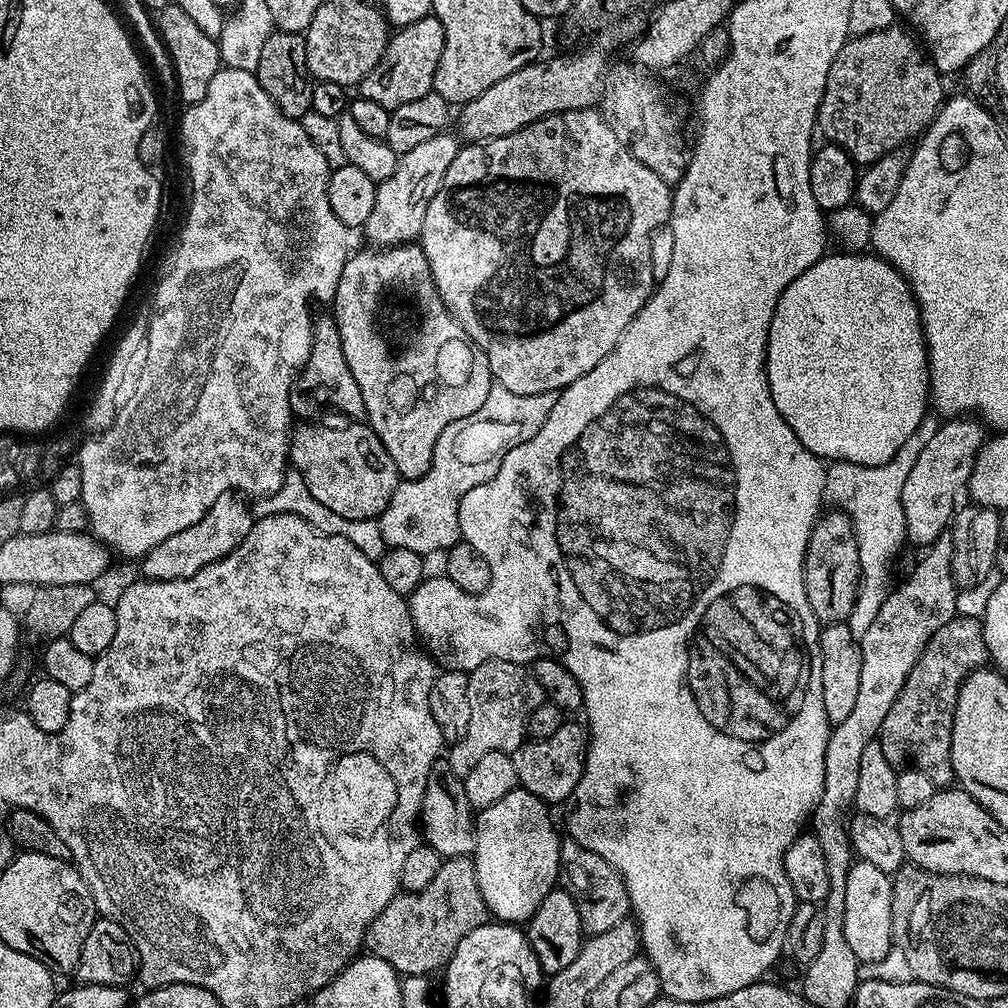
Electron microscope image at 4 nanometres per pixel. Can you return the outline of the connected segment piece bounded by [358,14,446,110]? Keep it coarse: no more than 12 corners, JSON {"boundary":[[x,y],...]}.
{"boundary":[[396,28],[359,95],[390,110],[432,91],[446,34]]}

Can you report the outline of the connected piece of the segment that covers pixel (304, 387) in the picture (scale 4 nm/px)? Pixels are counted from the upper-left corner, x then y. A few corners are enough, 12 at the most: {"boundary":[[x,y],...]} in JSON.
{"boundary":[[331,315],[315,317],[312,349],[296,378],[292,411],[337,408],[364,416]]}

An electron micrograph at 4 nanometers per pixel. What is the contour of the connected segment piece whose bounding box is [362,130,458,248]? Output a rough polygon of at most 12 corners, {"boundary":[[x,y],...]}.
{"boundary":[[451,131],[414,146],[379,181],[362,235],[415,241],[458,143]]}

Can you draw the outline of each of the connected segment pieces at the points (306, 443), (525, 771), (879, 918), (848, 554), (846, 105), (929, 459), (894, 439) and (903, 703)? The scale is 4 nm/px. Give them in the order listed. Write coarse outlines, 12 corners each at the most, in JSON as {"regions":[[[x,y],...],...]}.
{"regions":[[[367,422],[291,433],[326,510],[383,517],[402,477]],[[565,722],[511,753],[517,785],[549,806],[571,801],[588,729]],[[857,859],[844,933],[861,964],[892,943],[892,882]],[[825,511],[804,551],[821,625],[847,621],[860,592],[852,519]],[[900,26],[851,37],[819,131],[871,162],[930,127],[941,72]],[[948,418],[902,488],[904,530],[945,535],[986,439],[979,419]],[[840,250],[768,327],[768,385],[825,462],[882,466],[930,412],[916,295]],[[983,623],[934,634],[878,739],[938,788],[960,688],[990,658]]]}

